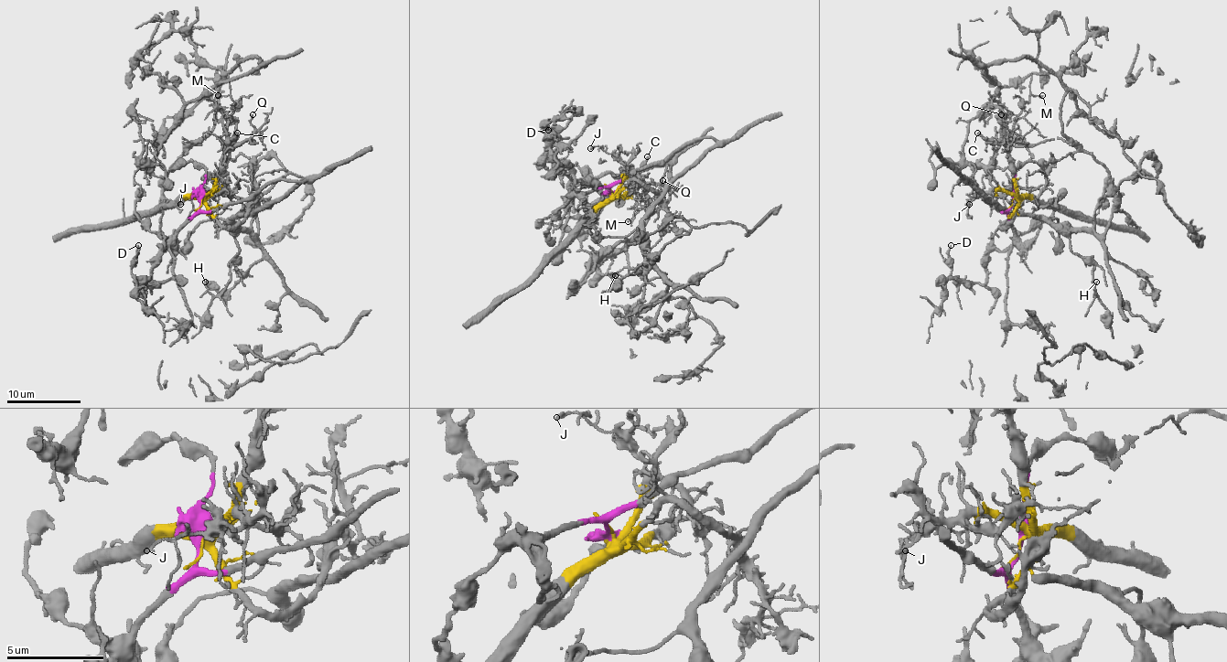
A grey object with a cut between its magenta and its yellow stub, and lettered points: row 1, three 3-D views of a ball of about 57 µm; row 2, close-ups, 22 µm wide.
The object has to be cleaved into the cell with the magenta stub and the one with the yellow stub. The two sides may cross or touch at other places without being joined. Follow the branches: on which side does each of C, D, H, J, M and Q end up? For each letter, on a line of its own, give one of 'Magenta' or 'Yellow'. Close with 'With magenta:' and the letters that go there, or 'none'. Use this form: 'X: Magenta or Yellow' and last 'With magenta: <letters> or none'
C: Yellow
D: Magenta
H: Magenta
J: Yellow
M: Yellow
Q: Yellow
With magenta: D, H

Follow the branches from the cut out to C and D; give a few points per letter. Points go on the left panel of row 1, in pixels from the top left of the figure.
C: (203, 198), (212, 189), (220, 160), (234, 145), (229, 142), (238, 133)
D: (201, 198), (198, 211), (160, 254), (149, 283), (133, 274), (131, 260), (136, 254), (138, 245)

